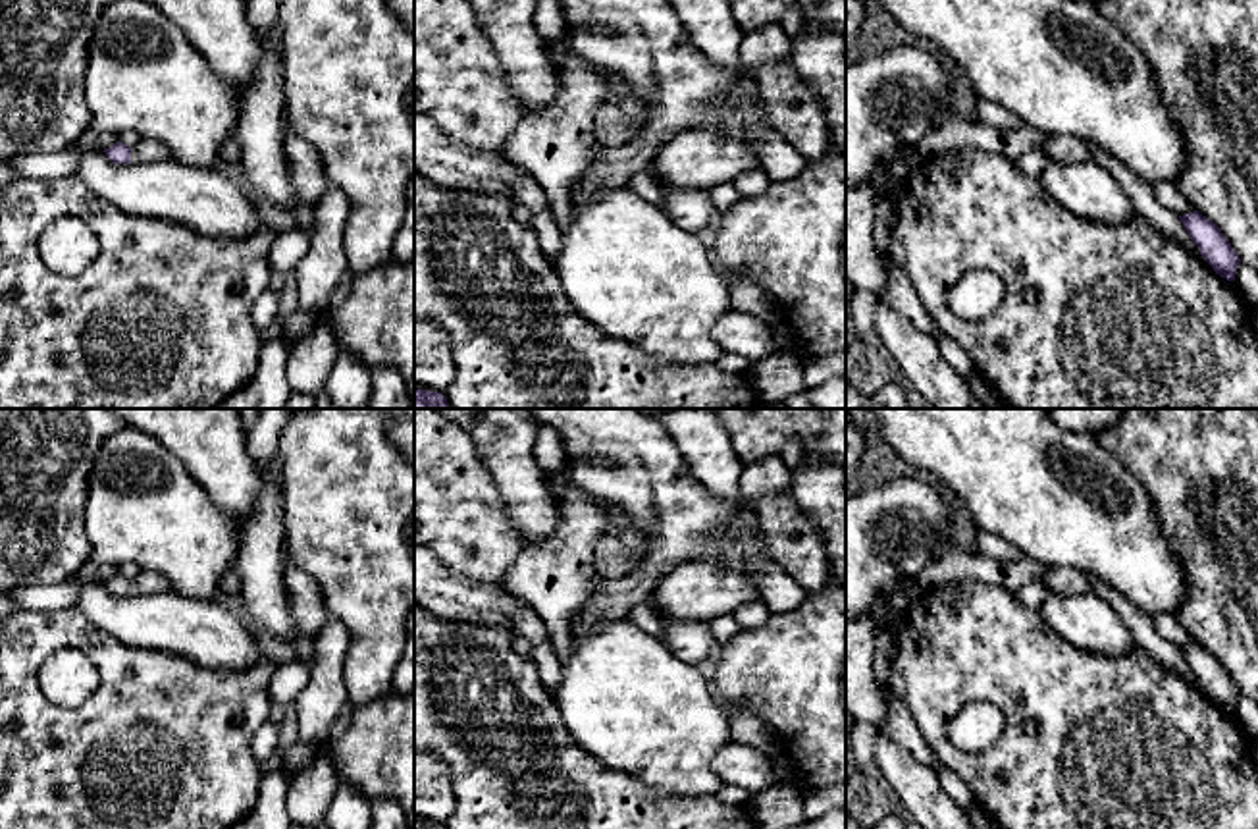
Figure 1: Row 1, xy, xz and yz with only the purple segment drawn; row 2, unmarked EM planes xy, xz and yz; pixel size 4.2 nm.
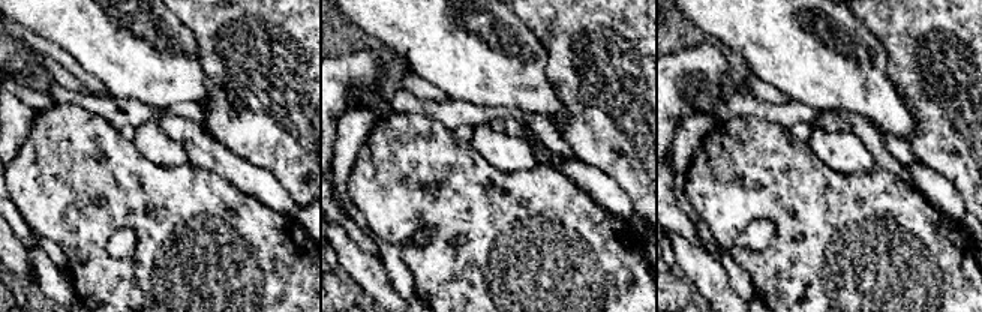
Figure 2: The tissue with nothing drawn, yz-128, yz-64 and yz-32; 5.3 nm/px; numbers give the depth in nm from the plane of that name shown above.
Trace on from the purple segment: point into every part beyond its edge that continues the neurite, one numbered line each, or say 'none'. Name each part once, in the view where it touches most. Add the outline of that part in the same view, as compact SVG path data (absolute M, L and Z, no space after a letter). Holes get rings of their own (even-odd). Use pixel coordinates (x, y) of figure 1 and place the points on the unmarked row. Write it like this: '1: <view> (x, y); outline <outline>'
1: xy (145, 583); outline M141 571L135 578L131 578L131 592L133 594L154 594L154 592L168 592L173 594L171 584L150 571Z

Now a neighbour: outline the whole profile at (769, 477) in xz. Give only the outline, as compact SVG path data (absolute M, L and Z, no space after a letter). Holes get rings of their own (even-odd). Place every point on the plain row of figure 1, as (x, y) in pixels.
M778 455L744 465L738 497L746 505L755 507L761 499L782 494L792 494L792 468Z

